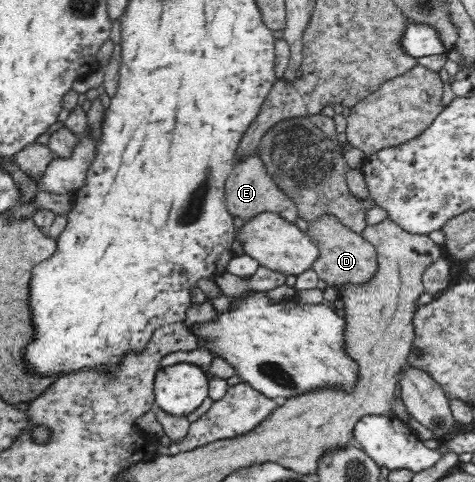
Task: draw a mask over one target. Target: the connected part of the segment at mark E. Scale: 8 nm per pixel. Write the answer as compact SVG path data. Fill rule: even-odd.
M254 153L254 157L235 163L234 169L225 183L226 207L229 214L235 218L250 222L260 213L276 213L292 224L301 219L298 206L273 182L267 174L263 161Z

